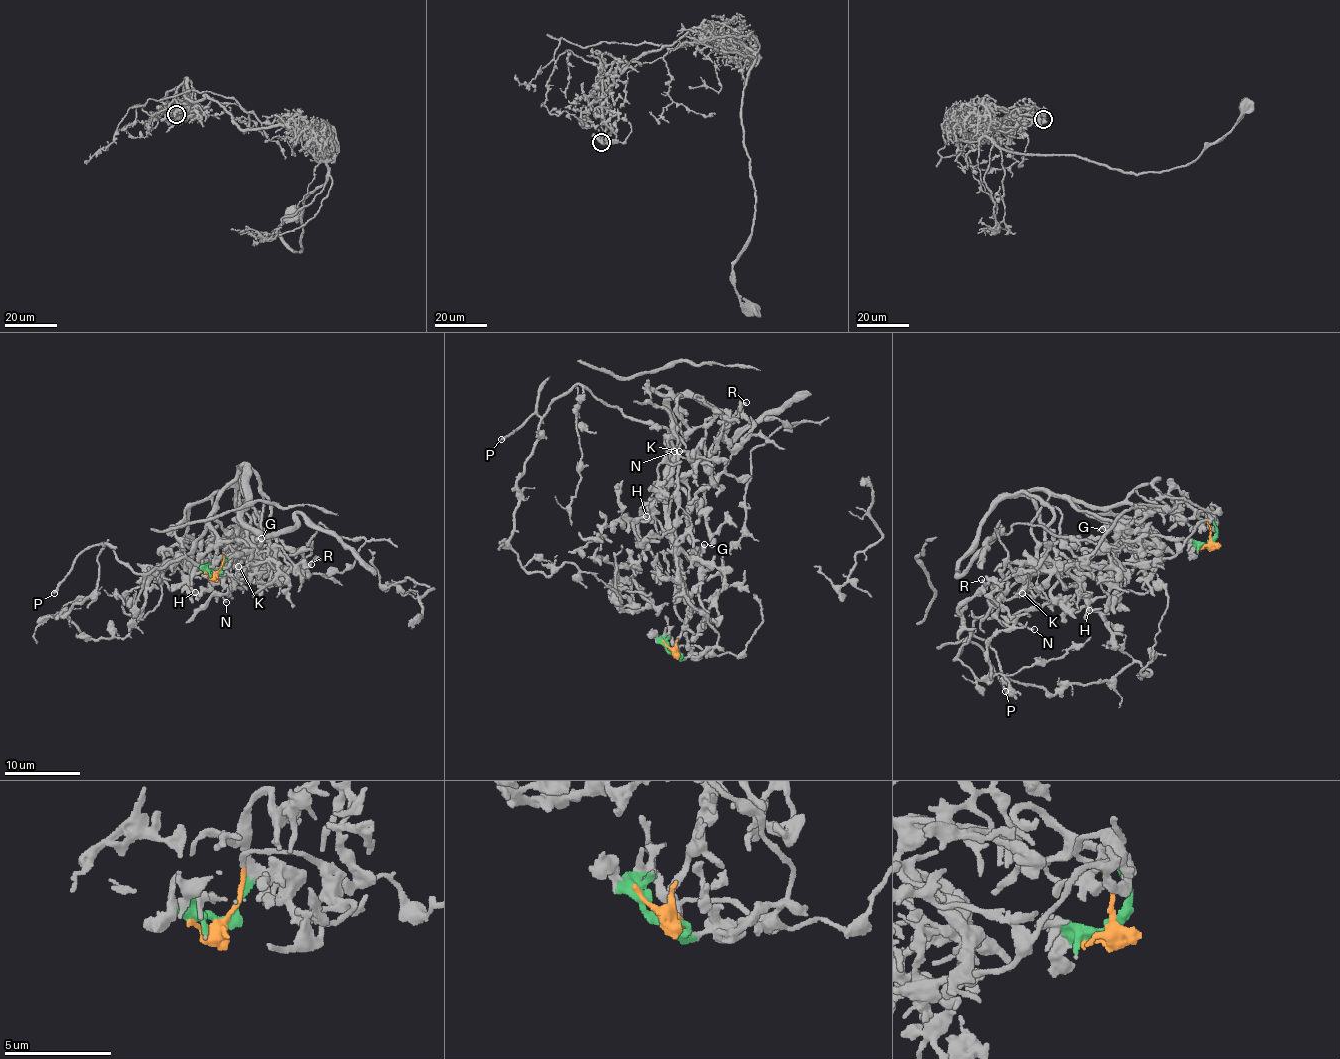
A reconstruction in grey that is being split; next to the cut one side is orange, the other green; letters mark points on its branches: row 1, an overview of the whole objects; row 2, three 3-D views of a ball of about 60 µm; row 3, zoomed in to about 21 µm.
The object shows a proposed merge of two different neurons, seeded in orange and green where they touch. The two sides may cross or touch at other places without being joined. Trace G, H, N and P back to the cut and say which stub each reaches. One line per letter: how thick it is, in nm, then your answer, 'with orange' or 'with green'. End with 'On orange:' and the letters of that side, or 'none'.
G: calibre 550 nm; with green
H: calibre 240 nm; with green
N: calibre 150 nm; with green
P: calibre 240 nm; with orange
On orange: P

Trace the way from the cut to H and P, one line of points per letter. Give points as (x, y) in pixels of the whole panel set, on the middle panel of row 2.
H: (674, 652), (680, 659), (689, 591), (663, 494), (646, 501), (656, 498), (639, 518), (647, 517)
P: (674, 652), (708, 652), (718, 635), (684, 590), (676, 451), (665, 426), (577, 384), (502, 438)

